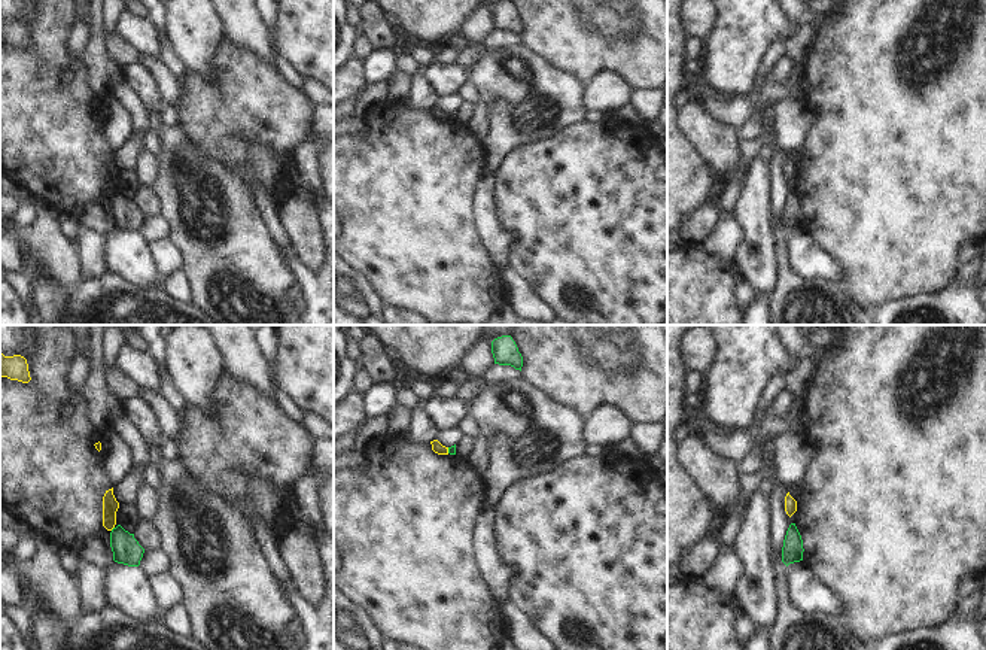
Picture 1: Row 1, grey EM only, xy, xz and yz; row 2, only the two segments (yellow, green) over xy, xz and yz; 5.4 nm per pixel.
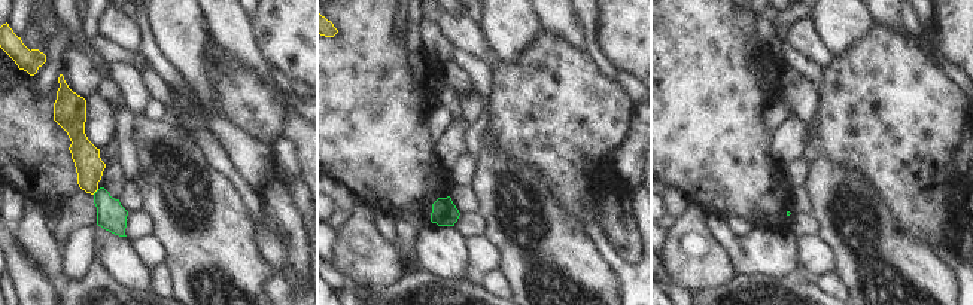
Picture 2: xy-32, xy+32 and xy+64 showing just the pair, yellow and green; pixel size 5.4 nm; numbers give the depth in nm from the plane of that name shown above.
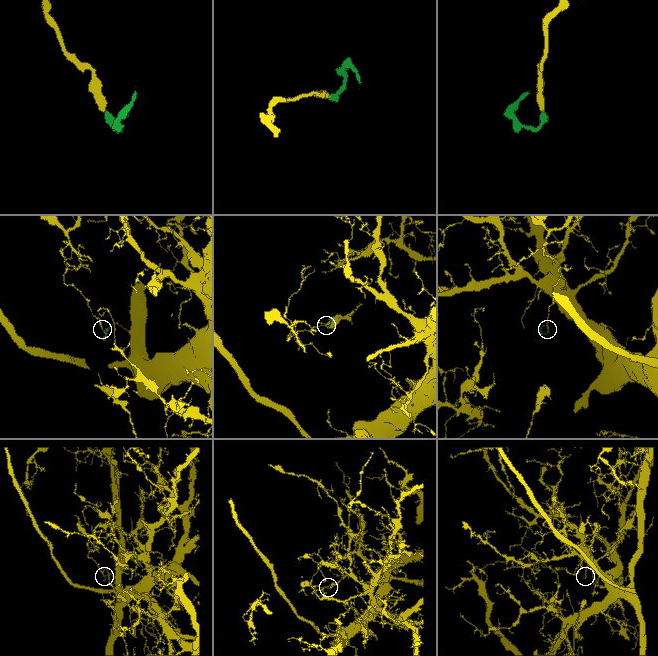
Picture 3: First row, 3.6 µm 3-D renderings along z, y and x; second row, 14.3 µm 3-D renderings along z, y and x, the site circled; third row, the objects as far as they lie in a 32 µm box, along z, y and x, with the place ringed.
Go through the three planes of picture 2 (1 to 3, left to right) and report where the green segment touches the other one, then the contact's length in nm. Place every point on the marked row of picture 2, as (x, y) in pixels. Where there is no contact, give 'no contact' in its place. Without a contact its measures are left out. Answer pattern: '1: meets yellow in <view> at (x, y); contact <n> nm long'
1: meets yellow in xy-32 at (96, 191); contact 50 nm long
2: no contact
3: no contact

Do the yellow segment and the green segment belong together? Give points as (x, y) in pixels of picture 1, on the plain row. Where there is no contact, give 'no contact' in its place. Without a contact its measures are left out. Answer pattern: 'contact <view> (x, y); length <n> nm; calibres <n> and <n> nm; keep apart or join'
contact xy (112, 194); length 30 nm; calibres 90 and 150 nm; keep apart

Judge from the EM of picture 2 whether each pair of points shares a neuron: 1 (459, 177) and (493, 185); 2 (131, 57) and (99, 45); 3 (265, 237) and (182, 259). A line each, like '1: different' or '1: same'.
1: different
2: same
3: different

